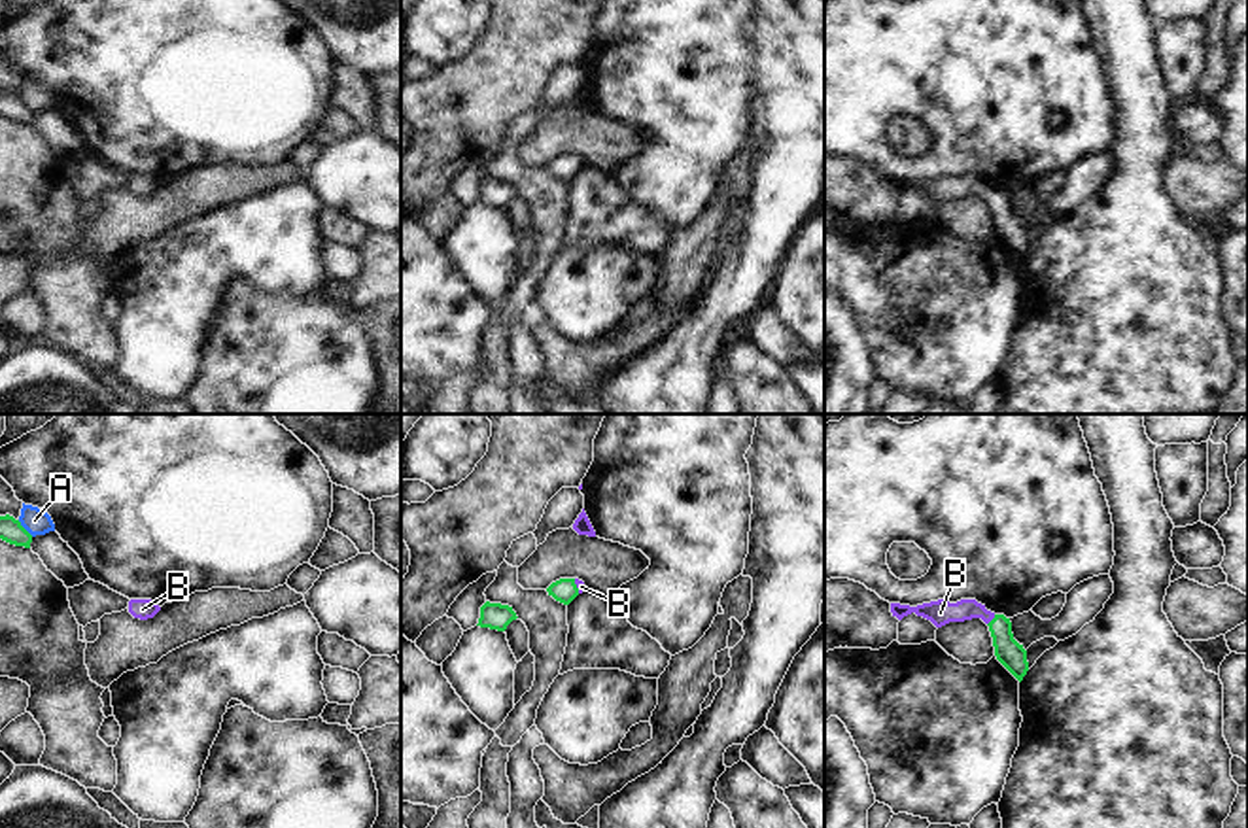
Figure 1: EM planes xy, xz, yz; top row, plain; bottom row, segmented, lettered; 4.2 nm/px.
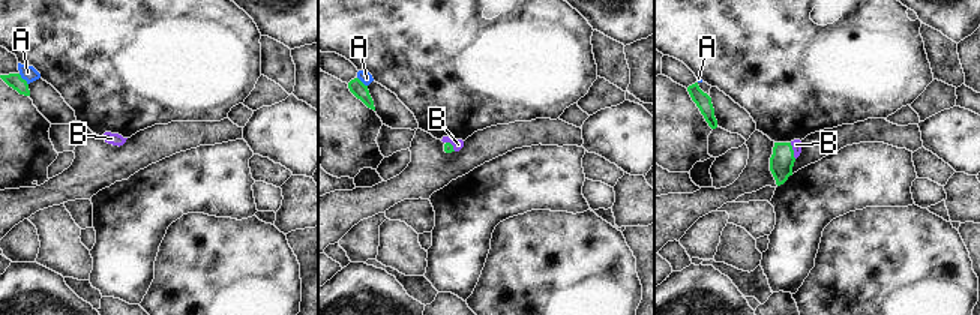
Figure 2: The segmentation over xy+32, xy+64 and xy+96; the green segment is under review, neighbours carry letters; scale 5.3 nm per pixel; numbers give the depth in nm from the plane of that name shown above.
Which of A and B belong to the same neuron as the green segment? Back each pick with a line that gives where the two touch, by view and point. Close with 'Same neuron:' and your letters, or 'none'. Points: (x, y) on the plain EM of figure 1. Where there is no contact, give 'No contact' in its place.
B: Touches green at yz (991, 197)
Same neuron: B.

